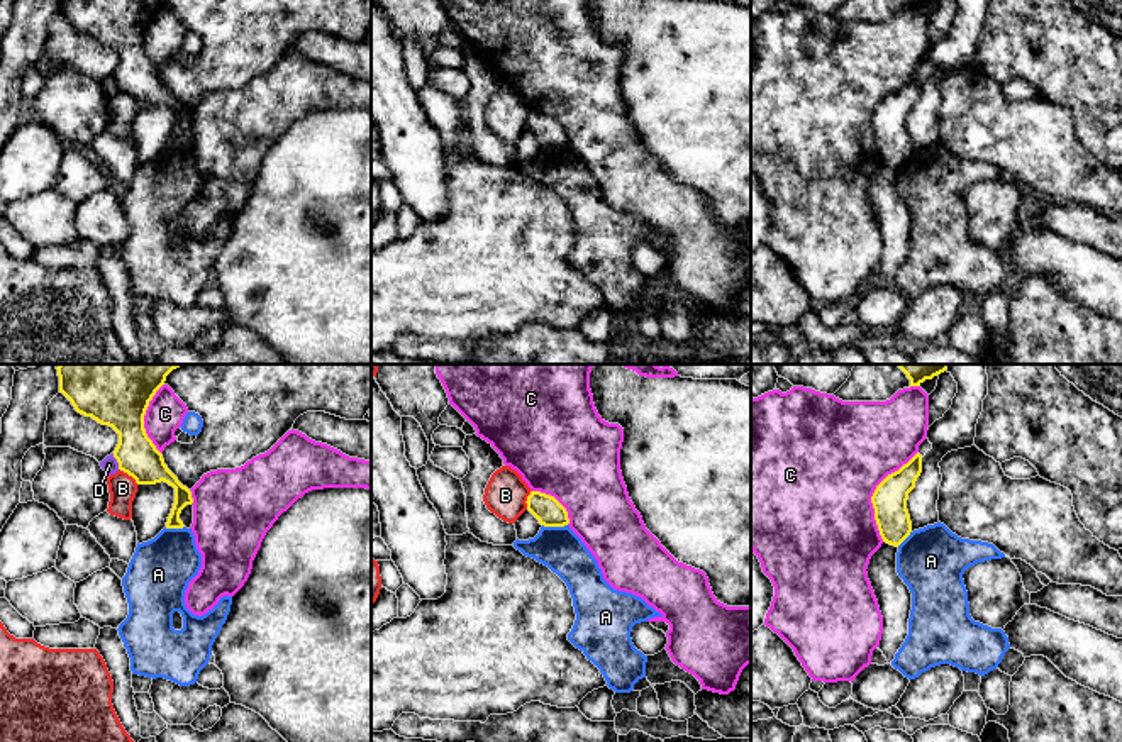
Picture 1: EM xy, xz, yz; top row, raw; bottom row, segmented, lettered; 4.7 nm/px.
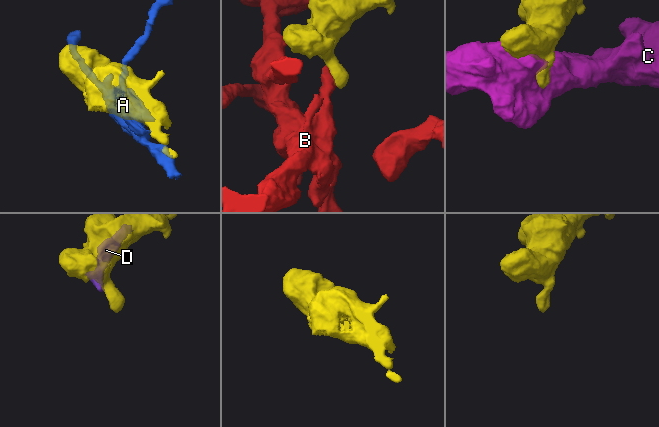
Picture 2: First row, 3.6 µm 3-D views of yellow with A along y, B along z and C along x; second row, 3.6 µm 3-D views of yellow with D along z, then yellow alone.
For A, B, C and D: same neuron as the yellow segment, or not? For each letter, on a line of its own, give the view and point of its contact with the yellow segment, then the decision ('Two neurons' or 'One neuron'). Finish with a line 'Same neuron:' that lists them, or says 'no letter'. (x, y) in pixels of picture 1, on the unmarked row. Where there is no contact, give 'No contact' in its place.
A: Touches yellow at xz (555, 146). Two neurons
B: Touches yellow at xy (129, 95). Two neurons
C: Touches yellow at yz (873, 114). Two neurons
D: Touches yellow at xy (117, 82). Two neurons
Same neuron: no letter

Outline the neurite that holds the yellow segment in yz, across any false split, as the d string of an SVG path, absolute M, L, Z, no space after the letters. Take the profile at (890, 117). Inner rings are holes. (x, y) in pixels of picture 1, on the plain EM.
M917 73L898 91L888 95L871 117L880 156L890 166L898 168L912 152L907 120L920 93L922 76Z

